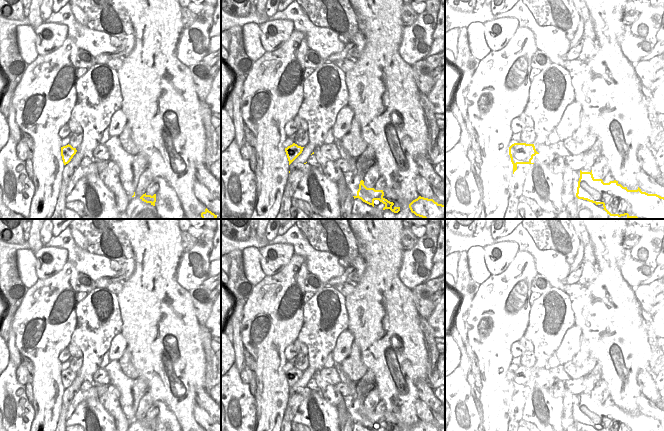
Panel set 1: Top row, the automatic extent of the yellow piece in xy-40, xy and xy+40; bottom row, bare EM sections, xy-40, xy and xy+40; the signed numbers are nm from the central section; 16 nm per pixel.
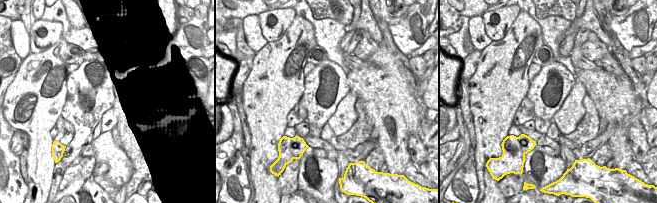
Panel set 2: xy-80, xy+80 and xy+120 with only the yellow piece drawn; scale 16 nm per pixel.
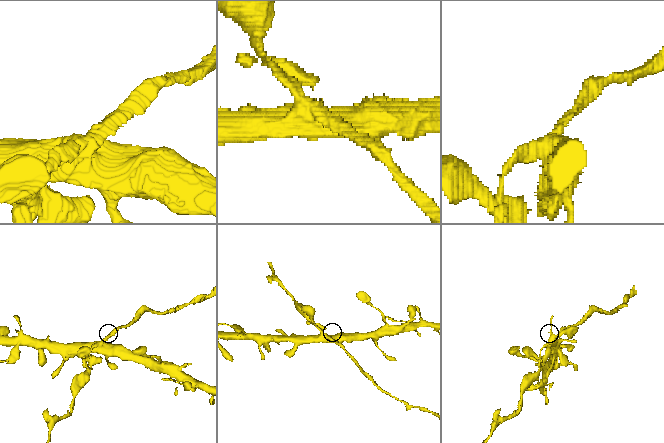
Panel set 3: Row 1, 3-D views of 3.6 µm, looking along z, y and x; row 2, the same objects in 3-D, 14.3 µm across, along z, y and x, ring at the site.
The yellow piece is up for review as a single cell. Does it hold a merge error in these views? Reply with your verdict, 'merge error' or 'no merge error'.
merge error

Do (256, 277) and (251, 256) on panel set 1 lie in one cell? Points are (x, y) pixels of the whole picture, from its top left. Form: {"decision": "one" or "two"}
{"decision": "one"}

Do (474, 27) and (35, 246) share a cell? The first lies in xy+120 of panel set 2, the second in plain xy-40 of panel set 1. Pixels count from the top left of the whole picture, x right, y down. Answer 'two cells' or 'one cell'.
two cells

